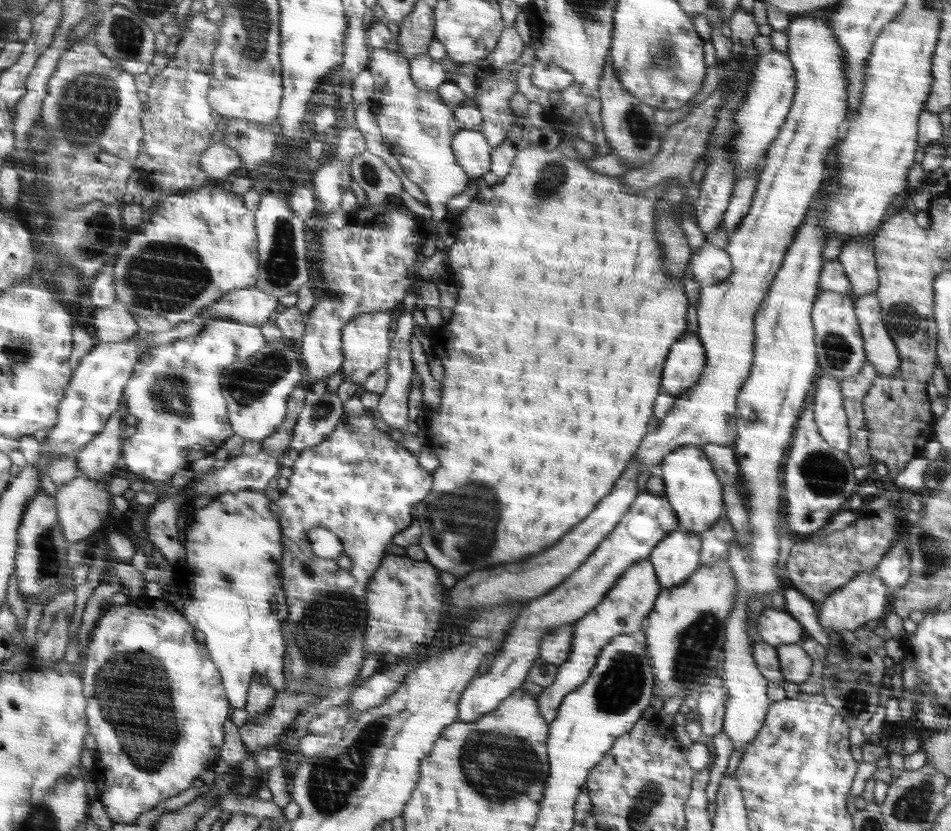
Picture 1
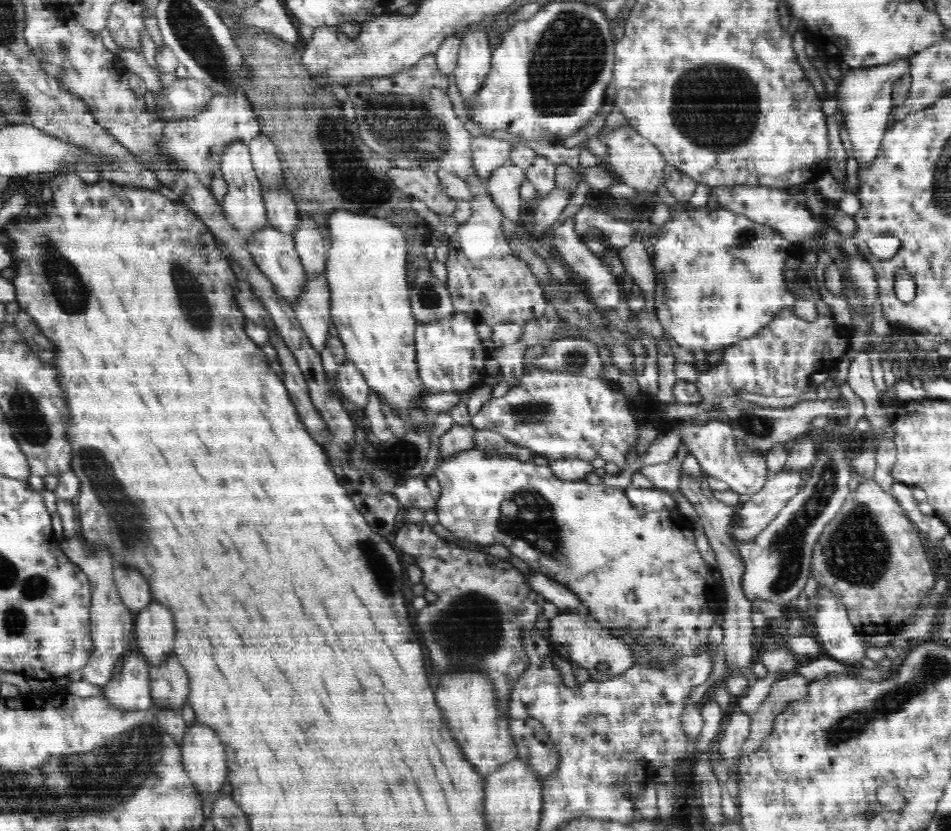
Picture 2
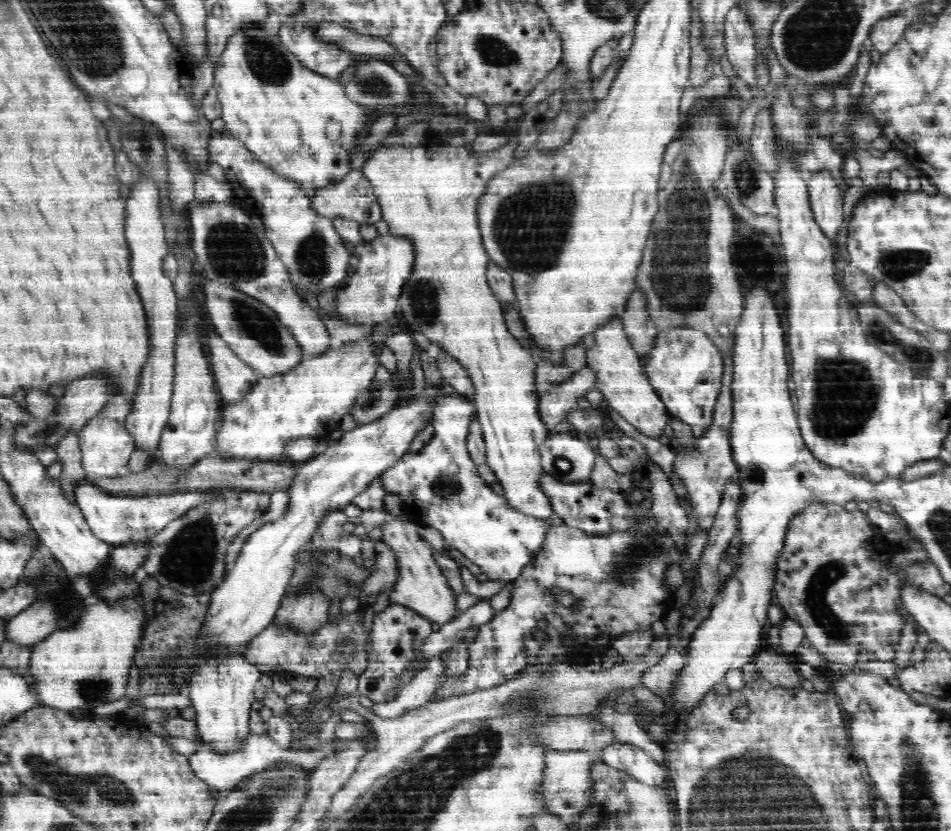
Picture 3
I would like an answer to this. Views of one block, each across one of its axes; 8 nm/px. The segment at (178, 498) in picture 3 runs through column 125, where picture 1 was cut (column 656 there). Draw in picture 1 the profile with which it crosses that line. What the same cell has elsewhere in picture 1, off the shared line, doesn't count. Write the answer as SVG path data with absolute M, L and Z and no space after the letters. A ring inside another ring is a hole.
M647 490L639 493L620 523L576 571L552 591L532 600L520 610L518 621L514 622L510 637L502 644L502 650L494 658L490 670L475 677L461 694L458 721L474 722L486 713L497 710L498 705L521 687L529 676L533 663L540 657L542 637L554 627L580 620L596 605L600 605L602 598L613 589L622 573L636 562L648 559L659 542L678 528L680 524L676 519L676 512L665 496L650 494Z

